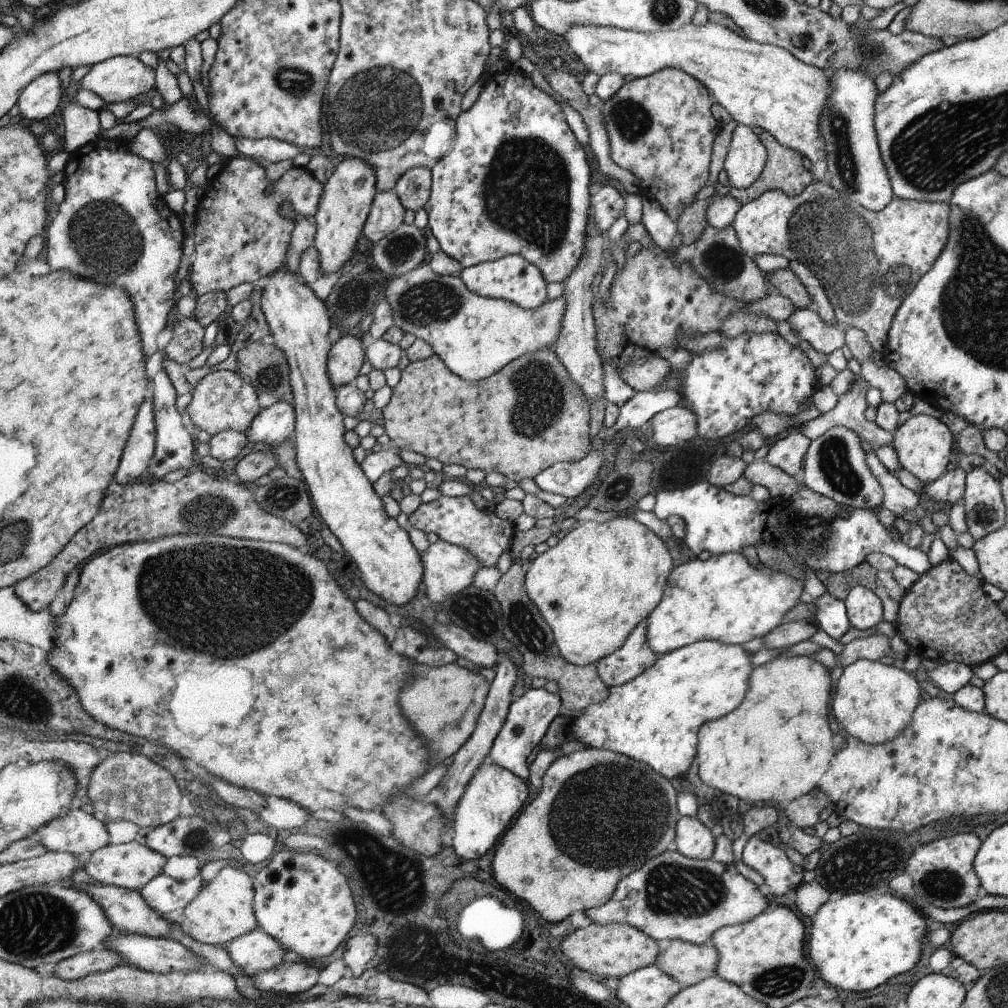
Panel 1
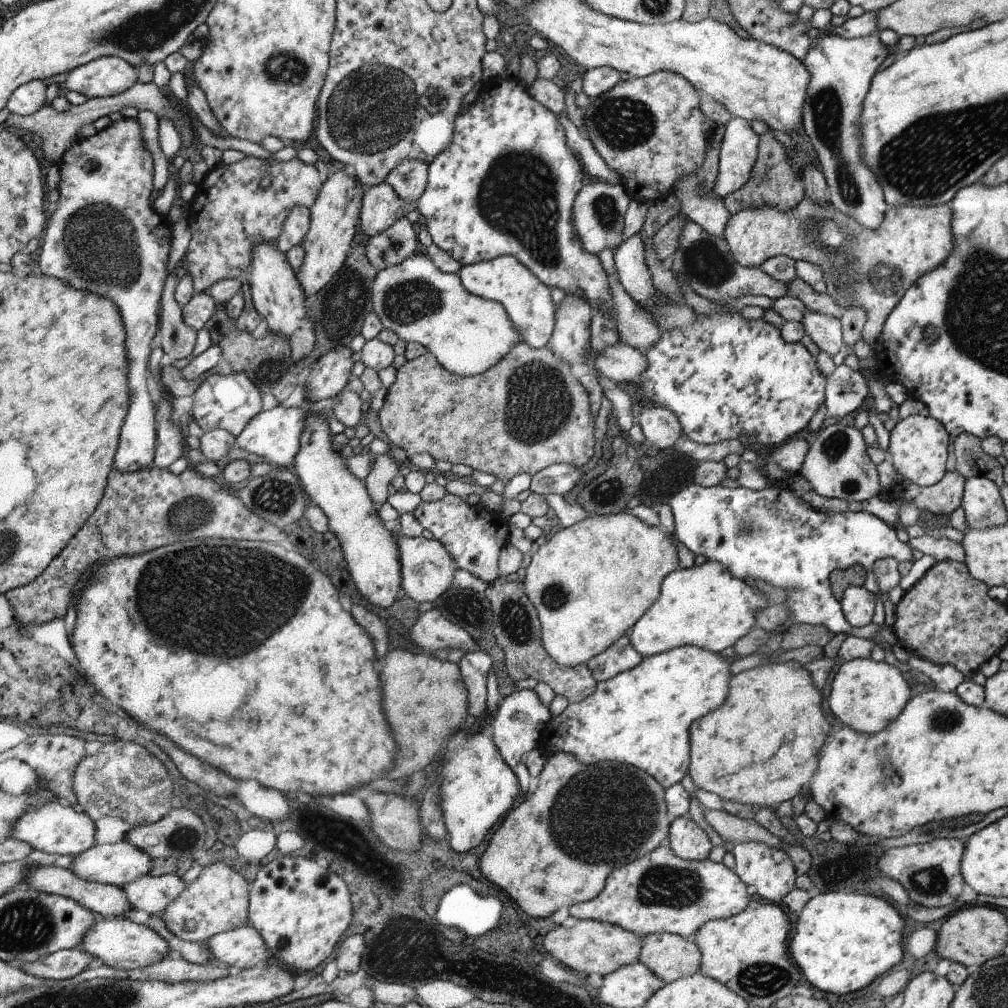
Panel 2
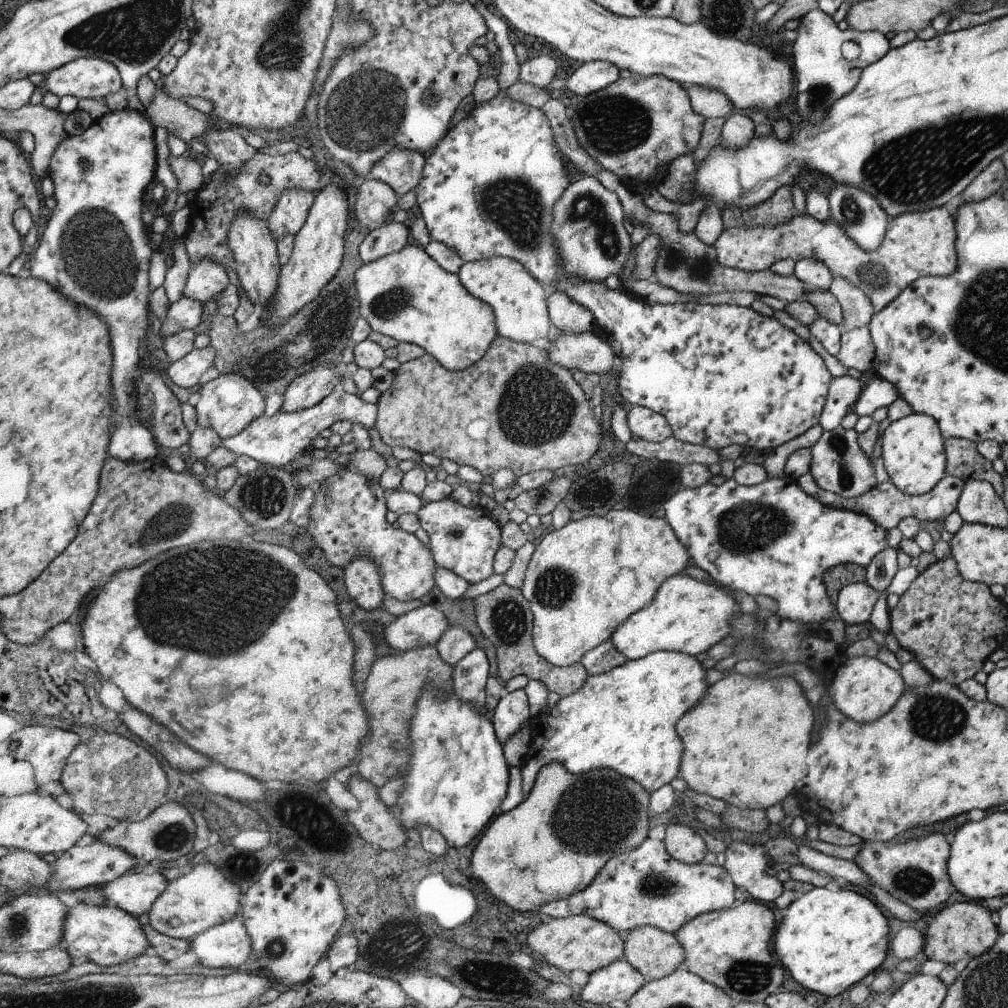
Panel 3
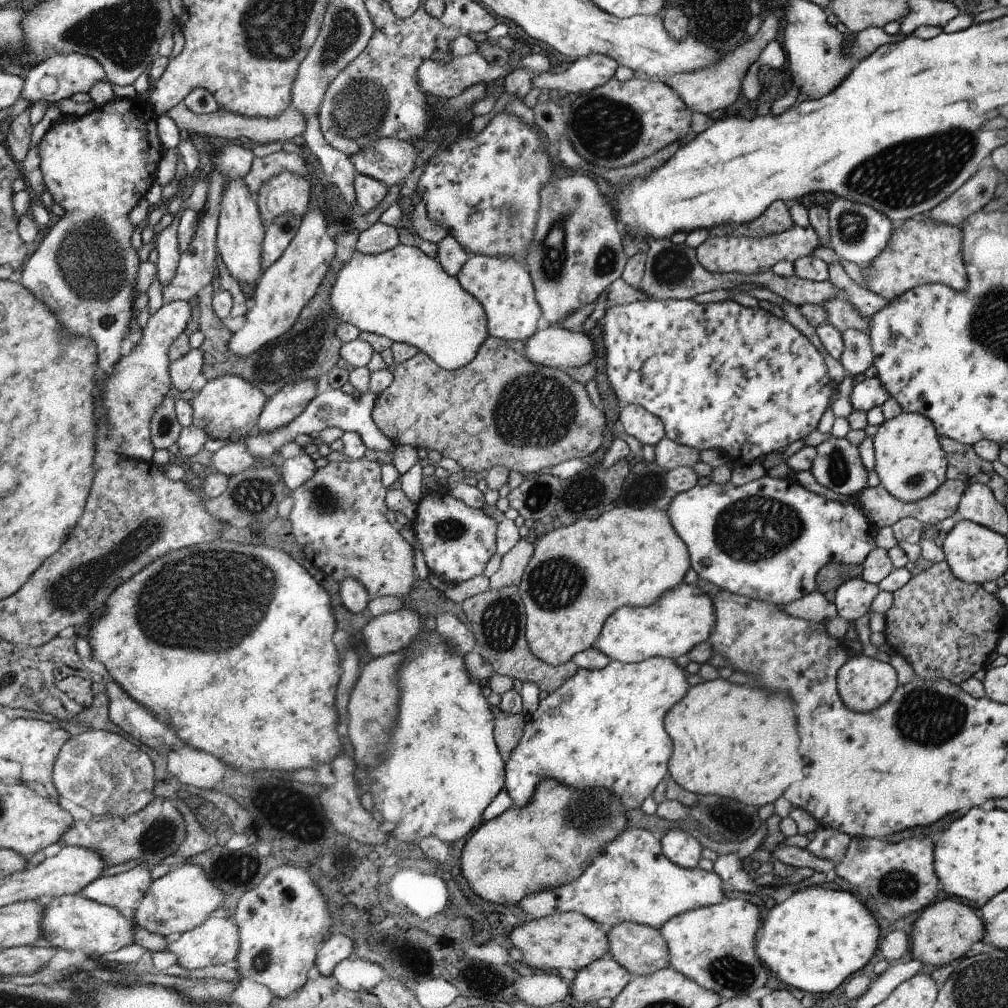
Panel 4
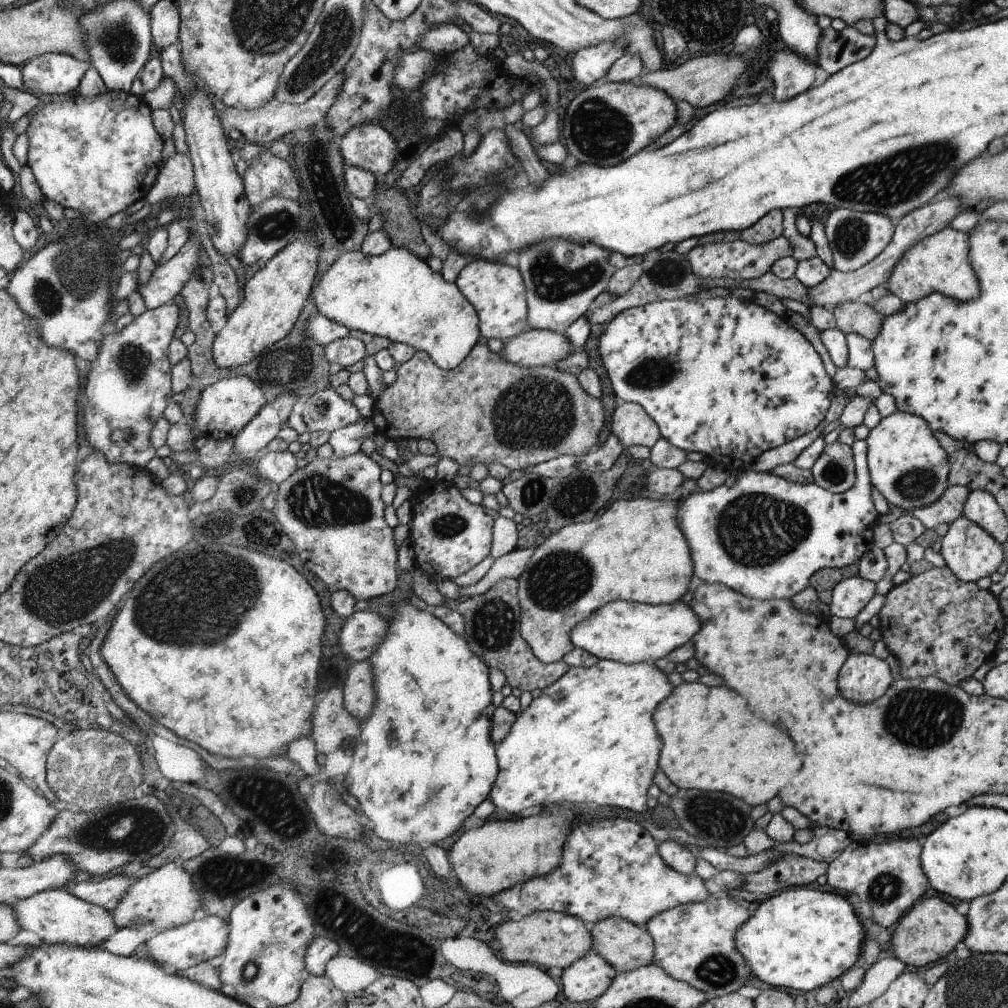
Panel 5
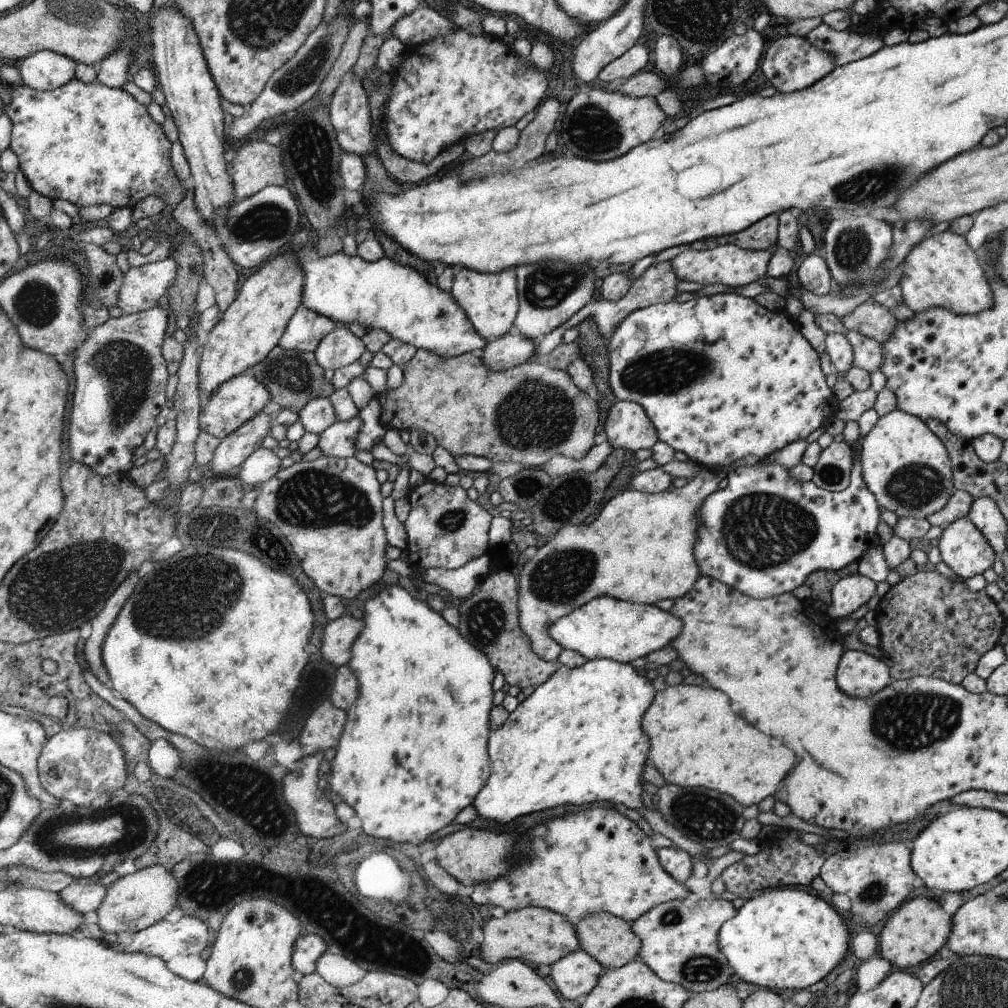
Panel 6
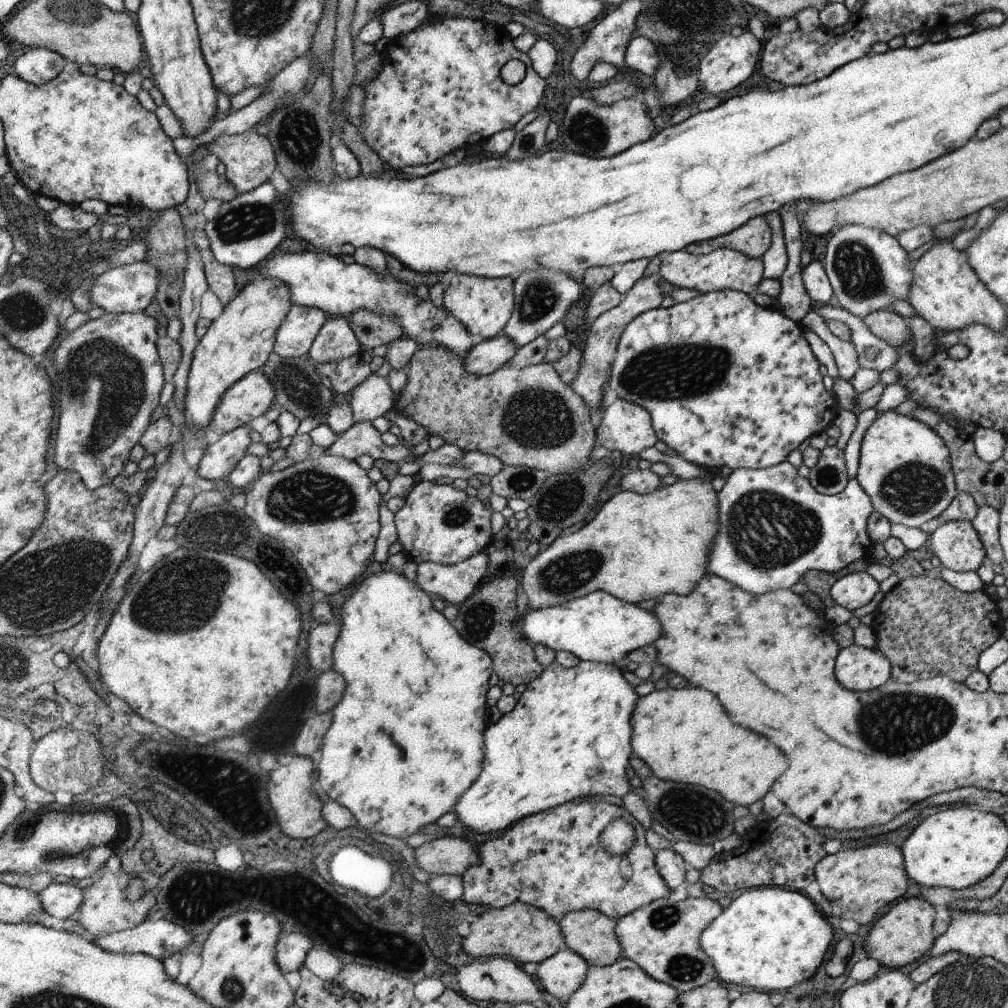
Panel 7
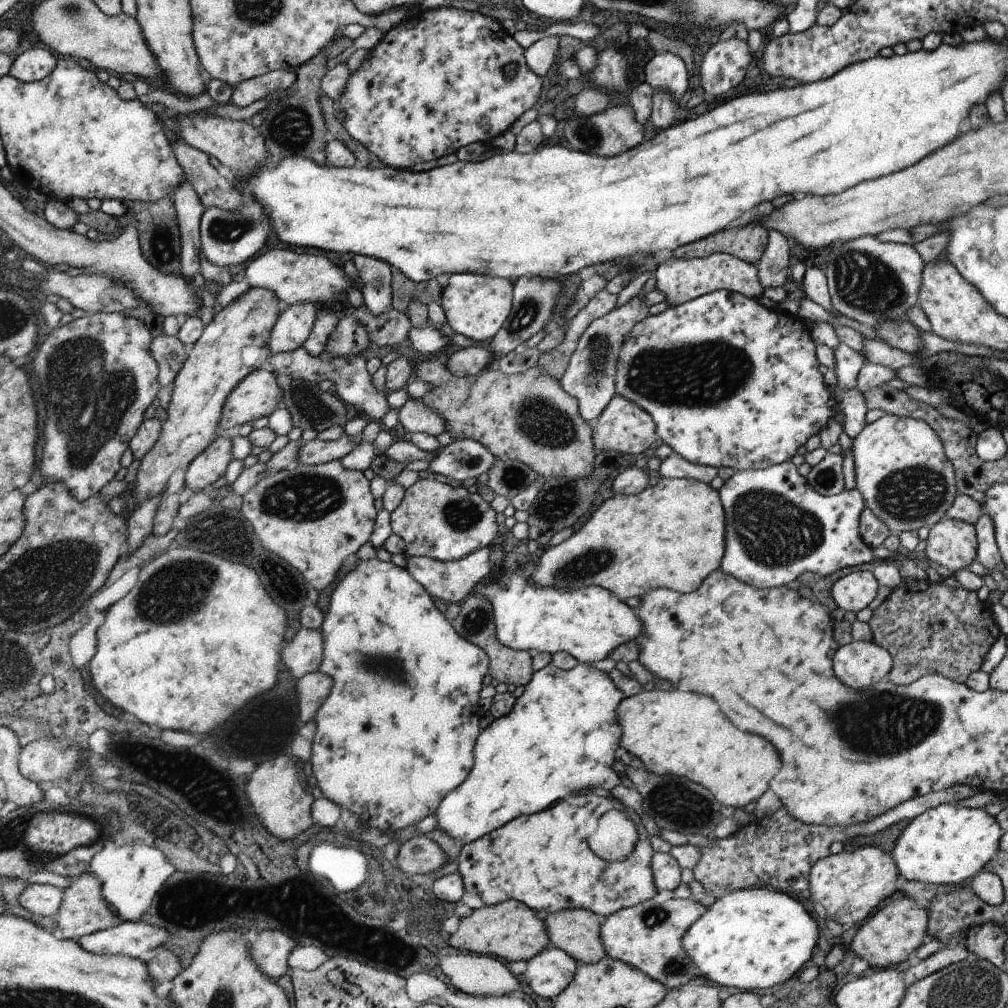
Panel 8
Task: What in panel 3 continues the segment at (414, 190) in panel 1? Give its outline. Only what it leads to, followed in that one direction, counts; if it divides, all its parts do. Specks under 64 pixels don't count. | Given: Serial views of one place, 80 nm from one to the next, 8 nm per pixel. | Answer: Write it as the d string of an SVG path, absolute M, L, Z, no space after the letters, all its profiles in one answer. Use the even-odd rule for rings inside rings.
M396 149L373 168L371 176L403 196L420 184L425 161L418 151Z

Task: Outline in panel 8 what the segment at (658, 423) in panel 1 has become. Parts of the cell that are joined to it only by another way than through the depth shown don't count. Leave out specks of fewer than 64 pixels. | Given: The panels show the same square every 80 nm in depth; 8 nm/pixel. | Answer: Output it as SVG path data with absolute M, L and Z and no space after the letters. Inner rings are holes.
M616 394L609 407L601 414L593 428L593 445L603 451L615 451L619 454L646 454L655 446L657 440L656 424L649 412L637 403Z

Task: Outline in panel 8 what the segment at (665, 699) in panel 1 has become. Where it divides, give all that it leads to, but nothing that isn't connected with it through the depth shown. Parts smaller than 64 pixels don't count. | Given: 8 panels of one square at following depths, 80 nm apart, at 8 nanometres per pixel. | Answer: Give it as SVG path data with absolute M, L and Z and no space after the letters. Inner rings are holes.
M579 663L572 670L561 670L550 664L535 671L532 680L524 687L510 713L495 719L486 730L482 730L479 737L482 742L478 742L478 766L474 766L470 782L458 786L458 790L446 798L446 806L442 806L436 816L432 814L437 818L434 830L468 844L522 814L541 813L572 792L590 788L611 791L621 784L621 778L612 766L617 762L617 751L621 749L622 728L616 714L618 706L627 697L618 690L614 680L606 672L586 663Z

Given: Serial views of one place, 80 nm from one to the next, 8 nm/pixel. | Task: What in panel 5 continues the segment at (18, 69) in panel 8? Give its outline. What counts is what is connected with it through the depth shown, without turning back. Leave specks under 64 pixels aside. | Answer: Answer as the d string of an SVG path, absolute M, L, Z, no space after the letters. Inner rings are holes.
M44 53L21 66L23 86L18 90L31 94L66 94L78 90L82 76L93 64L88 58L77 59L70 53Z

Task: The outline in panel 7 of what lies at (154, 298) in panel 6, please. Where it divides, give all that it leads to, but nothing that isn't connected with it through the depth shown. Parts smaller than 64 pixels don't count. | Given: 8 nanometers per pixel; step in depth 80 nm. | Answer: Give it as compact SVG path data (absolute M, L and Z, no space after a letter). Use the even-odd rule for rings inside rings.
M148 261L132 262L100 275L95 281L90 298L96 306L104 308L108 313L137 313L145 311L154 298L157 298L155 294L158 282L160 271L156 265L151 265Z

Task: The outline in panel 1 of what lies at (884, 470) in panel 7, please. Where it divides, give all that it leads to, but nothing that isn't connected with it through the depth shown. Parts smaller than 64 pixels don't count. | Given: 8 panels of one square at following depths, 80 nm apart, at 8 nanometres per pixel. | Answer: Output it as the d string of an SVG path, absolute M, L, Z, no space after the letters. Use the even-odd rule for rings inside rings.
M918 414L908 418L904 424L899 424L893 436L891 446L897 454L901 468L921 482L933 483L947 472L948 464L951 462L952 444L956 438L944 422L932 416Z

